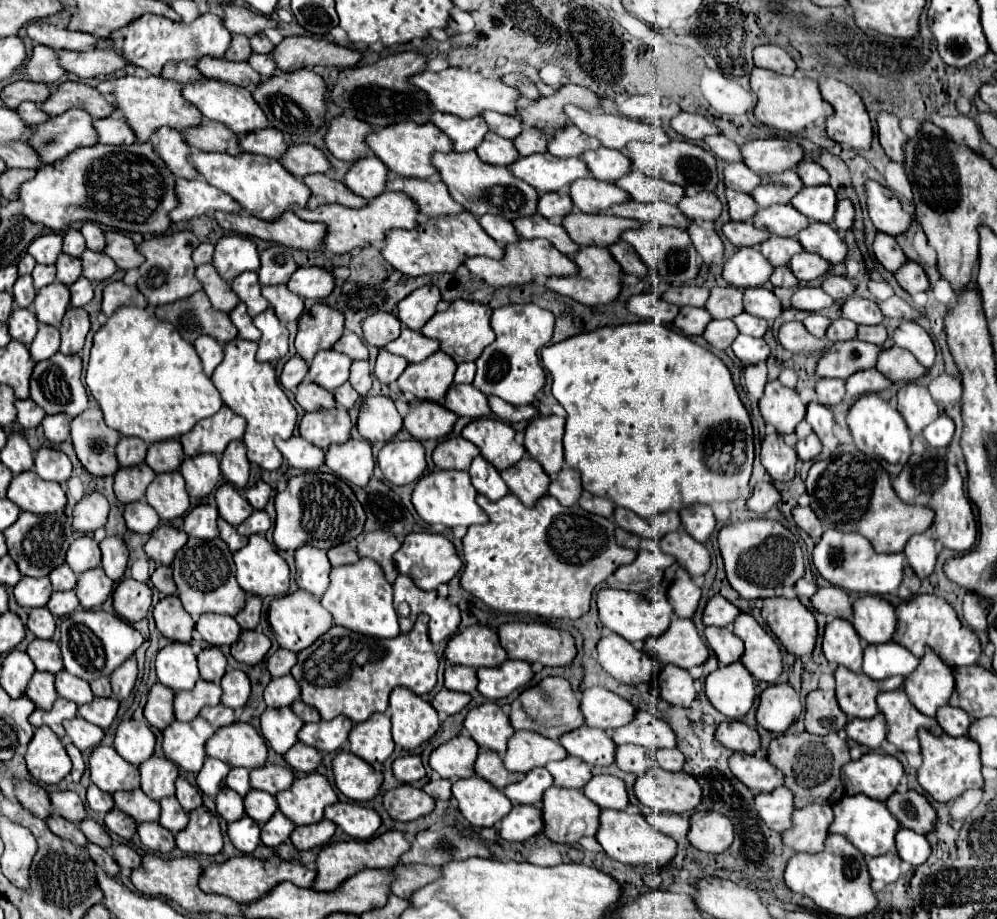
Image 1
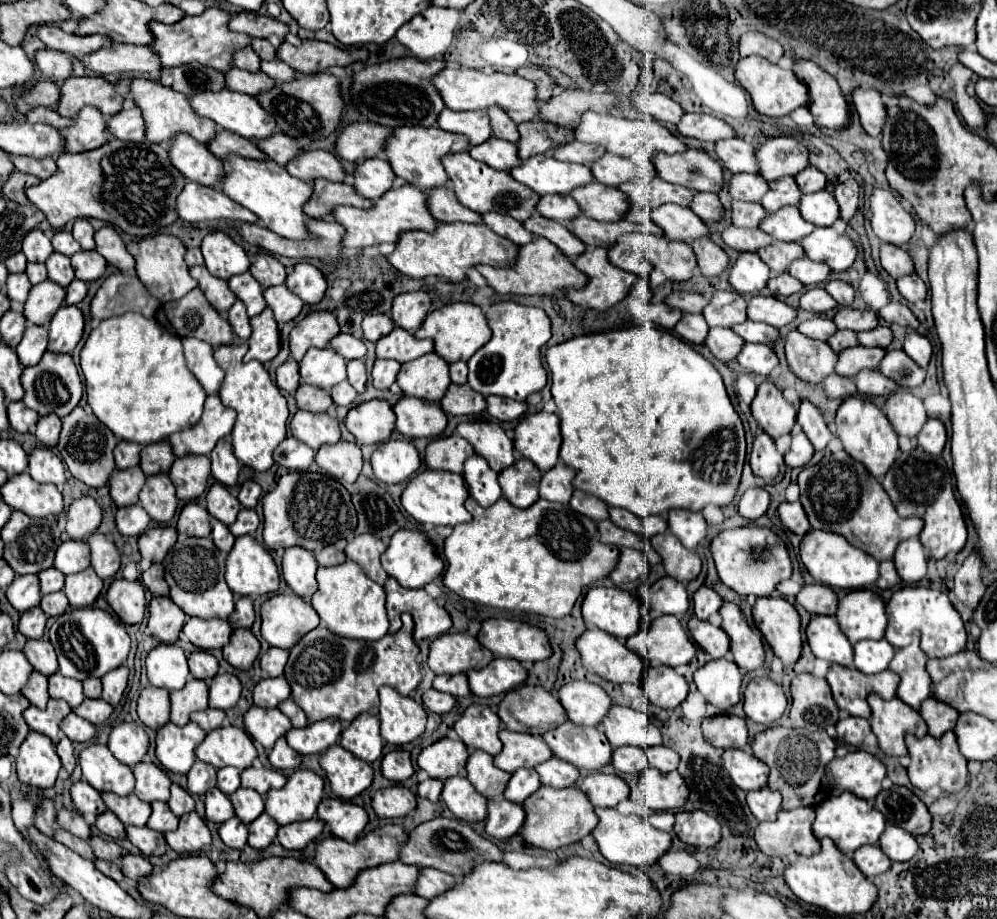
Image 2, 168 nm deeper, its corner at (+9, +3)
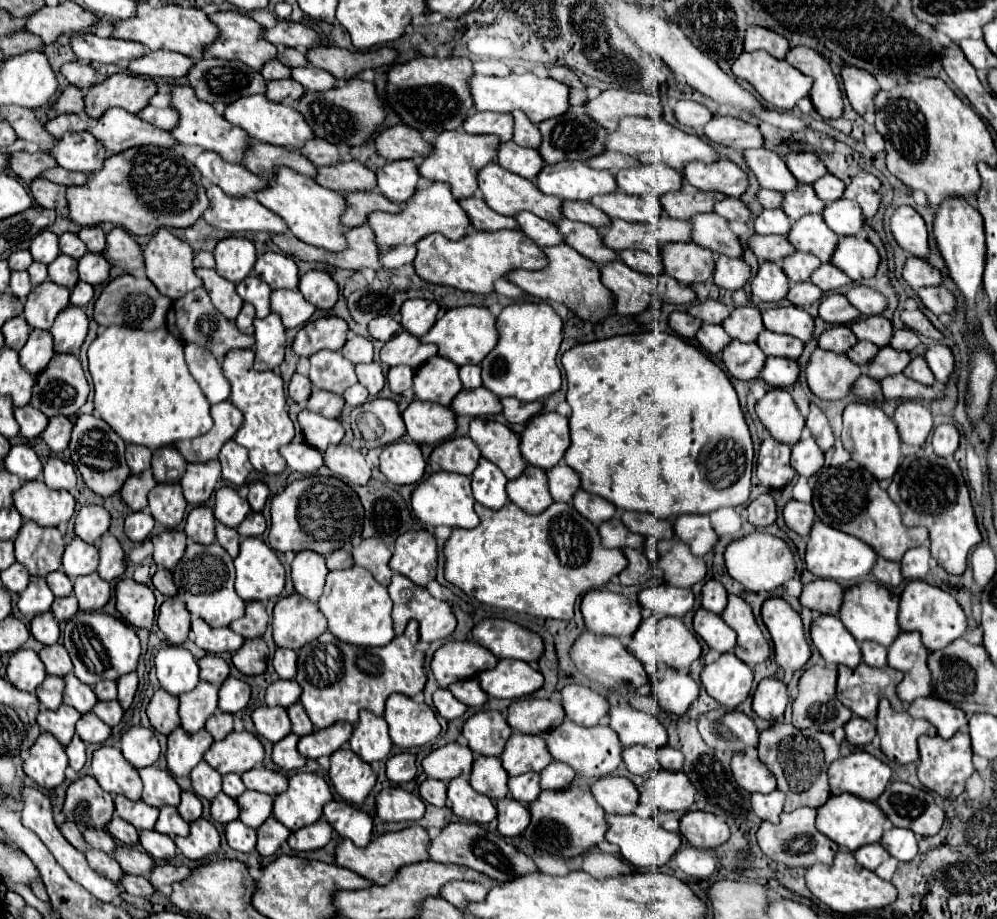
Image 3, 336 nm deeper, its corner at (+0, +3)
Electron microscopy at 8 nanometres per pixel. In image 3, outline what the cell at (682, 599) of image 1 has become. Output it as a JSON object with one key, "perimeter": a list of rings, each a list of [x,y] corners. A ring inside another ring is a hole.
{"perimeter":[[[658,585],[658,587],[642,589],[638,593],[638,603],[660,617],[666,617],[666,615],[684,617],[694,605],[694,595],[690,589]]]}

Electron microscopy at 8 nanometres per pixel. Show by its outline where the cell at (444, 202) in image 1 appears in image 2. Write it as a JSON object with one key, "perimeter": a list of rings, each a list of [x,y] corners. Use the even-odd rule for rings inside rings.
{"perimeter":[[[433,187],[427,191],[427,207],[429,213],[441,221],[441,223],[453,223],[453,221],[463,221],[463,223],[483,223],[481,215],[475,211],[469,211],[463,207],[451,187]]]}

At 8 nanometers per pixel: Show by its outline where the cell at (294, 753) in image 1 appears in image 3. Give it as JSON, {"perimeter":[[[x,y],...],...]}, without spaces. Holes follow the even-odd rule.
{"perimeter":[[[290,733],[290,735],[286,735],[282,741],[278,741],[278,743],[274,745],[272,761],[274,761],[280,769],[284,769],[284,771],[292,771],[292,769],[300,769],[300,767],[304,767],[306,759],[304,759],[304,757],[298,753],[298,749],[296,749],[298,739],[300,739],[298,735]]]}

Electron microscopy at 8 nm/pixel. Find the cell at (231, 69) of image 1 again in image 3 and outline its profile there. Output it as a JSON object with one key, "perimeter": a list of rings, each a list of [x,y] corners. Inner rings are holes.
{"perimeter":[[[282,79],[282,81],[268,81],[266,83],[268,91],[266,91],[266,97],[270,101],[276,101],[276,103],[282,103],[284,99],[288,99],[288,103],[296,103],[306,91],[300,83],[296,83],[294,79]]]}

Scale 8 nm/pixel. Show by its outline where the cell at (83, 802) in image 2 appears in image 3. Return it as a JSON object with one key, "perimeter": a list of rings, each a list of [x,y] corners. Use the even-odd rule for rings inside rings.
{"perimeter":[[[80,777],[70,783],[62,813],[66,821],[84,825],[88,829],[106,829],[114,815],[114,799],[106,793],[94,777]]]}

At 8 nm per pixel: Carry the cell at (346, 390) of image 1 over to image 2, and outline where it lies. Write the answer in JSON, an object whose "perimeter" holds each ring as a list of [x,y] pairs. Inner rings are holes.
{"perimeter":[[[341,381],[335,387],[331,387],[329,393],[331,393],[331,399],[335,405],[351,405],[351,401],[357,397],[355,389],[347,381]]]}

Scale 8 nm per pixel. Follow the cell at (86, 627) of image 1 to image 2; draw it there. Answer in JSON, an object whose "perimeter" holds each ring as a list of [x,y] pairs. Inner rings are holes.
{"perimeter":[[[97,607],[65,611],[51,625],[49,637],[59,659],[59,673],[77,681],[85,681],[91,675],[103,677],[107,671],[123,665],[131,649],[131,639],[125,625],[111,613]]]}

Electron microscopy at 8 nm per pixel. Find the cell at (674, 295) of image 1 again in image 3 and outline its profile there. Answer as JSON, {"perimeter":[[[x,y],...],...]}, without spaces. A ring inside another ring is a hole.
{"perimeter":[[[702,301],[702,303],[694,303],[688,313],[698,317],[704,323],[722,325],[722,319],[726,319],[726,315],[730,315],[730,307],[722,305],[720,301]]]}

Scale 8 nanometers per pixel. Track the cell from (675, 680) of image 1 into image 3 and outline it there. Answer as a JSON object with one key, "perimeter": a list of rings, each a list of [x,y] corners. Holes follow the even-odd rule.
{"perimeter":[[[664,669],[650,677],[652,695],[658,701],[658,705],[668,711],[682,715],[692,705],[692,701],[698,699],[698,683],[688,675],[680,673],[676,669]]]}

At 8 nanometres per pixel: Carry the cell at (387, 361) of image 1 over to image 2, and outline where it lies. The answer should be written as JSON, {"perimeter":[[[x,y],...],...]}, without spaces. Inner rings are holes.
{"perimeter":[[[377,359],[371,371],[373,377],[373,385],[377,389],[389,389],[395,383],[395,375],[399,373],[401,363],[399,361],[391,361],[391,359]]]}

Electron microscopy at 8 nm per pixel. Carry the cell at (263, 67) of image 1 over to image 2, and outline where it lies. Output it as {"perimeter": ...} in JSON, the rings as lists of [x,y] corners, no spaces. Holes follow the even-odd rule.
{"perimeter":[[[271,59],[271,61],[261,61],[261,71],[267,73],[271,79],[275,79],[277,83],[285,83],[291,81],[297,71],[291,69],[287,63],[281,63],[279,59]]]}

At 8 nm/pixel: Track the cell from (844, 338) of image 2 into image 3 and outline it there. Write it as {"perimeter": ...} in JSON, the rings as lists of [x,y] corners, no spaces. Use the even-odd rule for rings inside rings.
{"perimeter":[[[858,341],[856,347],[852,347],[846,355],[854,363],[858,363],[860,367],[866,367],[866,365],[870,365],[870,359],[874,359],[874,355],[878,355],[878,347],[874,343],[868,343],[868,341]]]}

